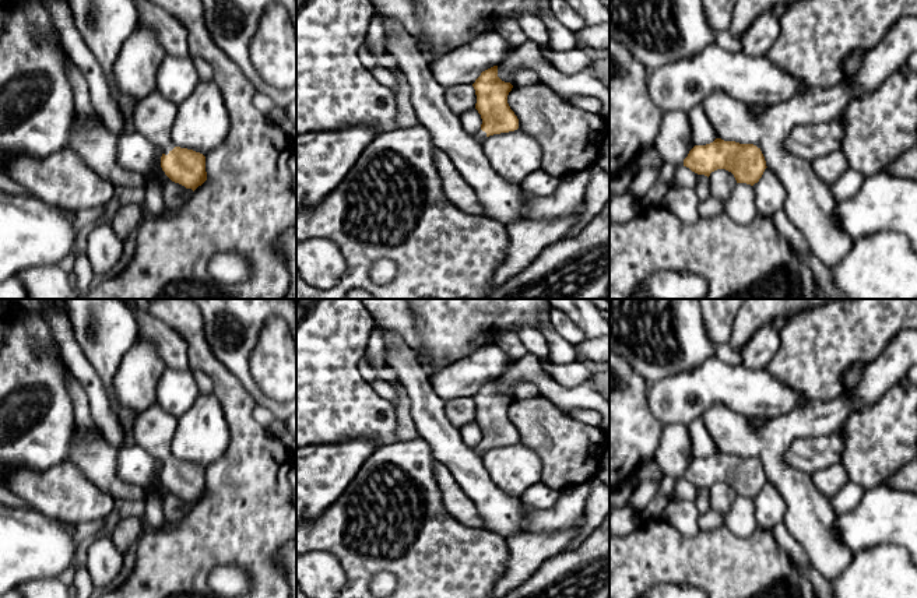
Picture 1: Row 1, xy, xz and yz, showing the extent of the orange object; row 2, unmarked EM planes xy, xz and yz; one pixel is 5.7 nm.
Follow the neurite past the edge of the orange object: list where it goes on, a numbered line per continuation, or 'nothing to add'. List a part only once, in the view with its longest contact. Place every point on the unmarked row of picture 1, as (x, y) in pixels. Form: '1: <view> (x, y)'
1: xy (154, 429)

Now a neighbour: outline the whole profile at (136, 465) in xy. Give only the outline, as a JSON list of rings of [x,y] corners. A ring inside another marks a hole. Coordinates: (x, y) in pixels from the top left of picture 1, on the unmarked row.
[[[138,446],[120,448],[116,461],[117,475],[143,488],[145,492],[155,490],[162,497],[164,516],[169,521],[185,520],[185,499],[172,495],[161,481],[157,460]]]

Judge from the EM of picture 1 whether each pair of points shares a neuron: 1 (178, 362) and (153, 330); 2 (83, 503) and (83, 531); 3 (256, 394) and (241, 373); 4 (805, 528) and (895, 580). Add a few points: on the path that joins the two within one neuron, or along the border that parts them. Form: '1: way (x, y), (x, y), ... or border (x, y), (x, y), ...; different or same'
1: way (175, 354), (161, 338); same
2: border (104, 517), (76, 524); different
3: way (252, 389), (246, 379); same
4: border (854, 553), (850, 563), (831, 580); different

